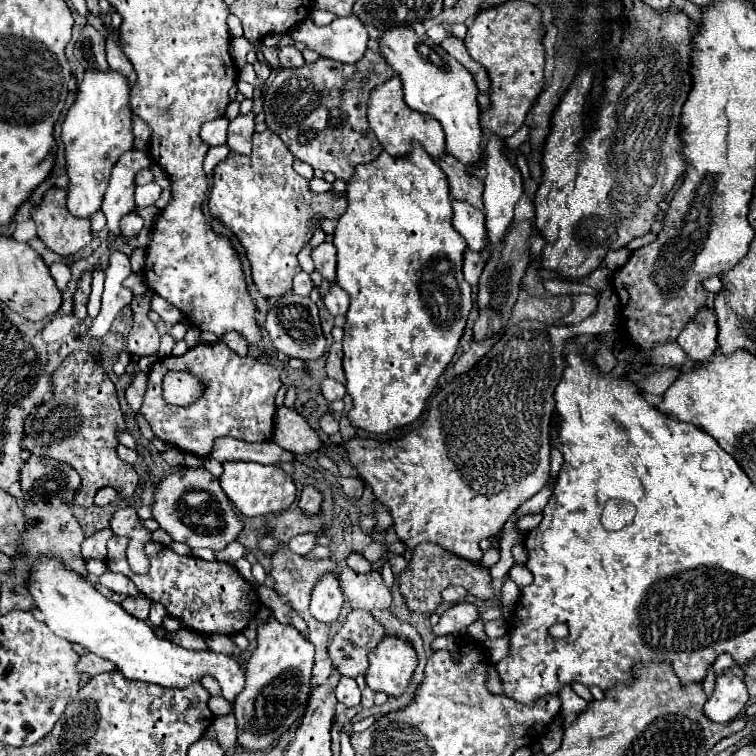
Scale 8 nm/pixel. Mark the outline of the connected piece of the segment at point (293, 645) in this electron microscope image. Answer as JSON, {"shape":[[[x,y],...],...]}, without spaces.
{"shape":[[[276,618],[258,626],[258,648],[252,652],[252,658],[246,664],[246,688],[234,700],[234,716],[238,726],[238,746],[244,752],[260,752],[272,748],[280,734],[286,732],[308,706],[308,692],[310,692],[310,678],[312,678],[312,664],[314,664],[314,646],[300,636],[294,626],[284,626]]]}

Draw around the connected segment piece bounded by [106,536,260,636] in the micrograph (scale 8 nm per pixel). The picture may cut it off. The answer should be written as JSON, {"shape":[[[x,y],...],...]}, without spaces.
{"shape":[[[112,536],[108,540],[108,556],[106,564],[112,572],[120,572],[128,576],[140,594],[150,598],[152,602],[160,602],[166,606],[166,612],[180,622],[182,628],[188,628],[198,634],[238,634],[242,632],[254,614],[260,608],[260,600],[256,590],[236,572],[232,564],[224,562],[206,562],[192,556],[180,556],[172,548],[148,542],[146,556],[150,560],[148,574],[134,574],[128,560],[126,560],[126,546],[128,538]]]}

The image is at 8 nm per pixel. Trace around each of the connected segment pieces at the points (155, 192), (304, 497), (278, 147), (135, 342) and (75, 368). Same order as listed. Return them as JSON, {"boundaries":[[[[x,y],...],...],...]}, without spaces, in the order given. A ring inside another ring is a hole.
{"boundaries":[[[[152,180],[150,184],[136,188],[136,206],[152,206],[162,194],[162,188]]],[[[304,486],[298,506],[306,514],[318,514],[320,512],[320,504],[322,504],[322,492],[316,486]]],[[[270,130],[262,134],[254,134],[252,140],[252,152],[242,156],[236,152],[230,152],[226,160],[222,160],[214,168],[214,184],[210,190],[210,214],[218,218],[246,250],[250,268],[252,268],[252,282],[256,290],[262,296],[282,296],[292,288],[292,278],[302,270],[298,264],[298,252],[302,250],[304,242],[310,240],[314,229],[319,226],[325,219],[338,219],[346,210],[346,196],[332,196],[328,194],[312,194],[308,190],[308,180],[302,178],[300,174],[294,172],[292,168],[292,154],[280,142],[276,134]],[[319,217],[315,224],[310,224],[310,218]]],[[[134,306],[134,326],[126,338],[126,350],[136,356],[148,356],[158,352],[158,342],[160,334],[156,332],[156,326],[148,320],[146,314],[142,314],[142,308]]],[[[84,350],[72,352],[52,374],[52,398],[46,400],[42,406],[38,406],[38,410],[34,414],[30,414],[24,420],[24,438],[22,438],[22,450],[30,452],[30,454],[40,454],[44,458],[52,458],[56,462],[64,462],[68,466],[72,466],[80,478],[82,484],[80,488],[74,492],[74,498],[68,500],[68,504],[80,506],[80,508],[88,508],[94,504],[94,494],[100,488],[112,486],[122,498],[130,498],[138,486],[138,474],[134,472],[134,468],[126,462],[122,462],[116,456],[116,430],[124,430],[124,416],[118,404],[118,392],[116,386],[112,384],[112,380],[108,378],[106,370],[96,364],[92,360],[92,356]]]]}

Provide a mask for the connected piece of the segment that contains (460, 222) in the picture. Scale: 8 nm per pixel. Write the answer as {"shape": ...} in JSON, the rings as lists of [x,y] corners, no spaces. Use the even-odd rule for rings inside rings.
{"shape":[[[452,200],[452,210],[454,218],[452,224],[456,232],[462,234],[470,250],[482,252],[484,242],[486,242],[486,230],[484,230],[484,212],[476,210],[472,204],[466,200]]]}

